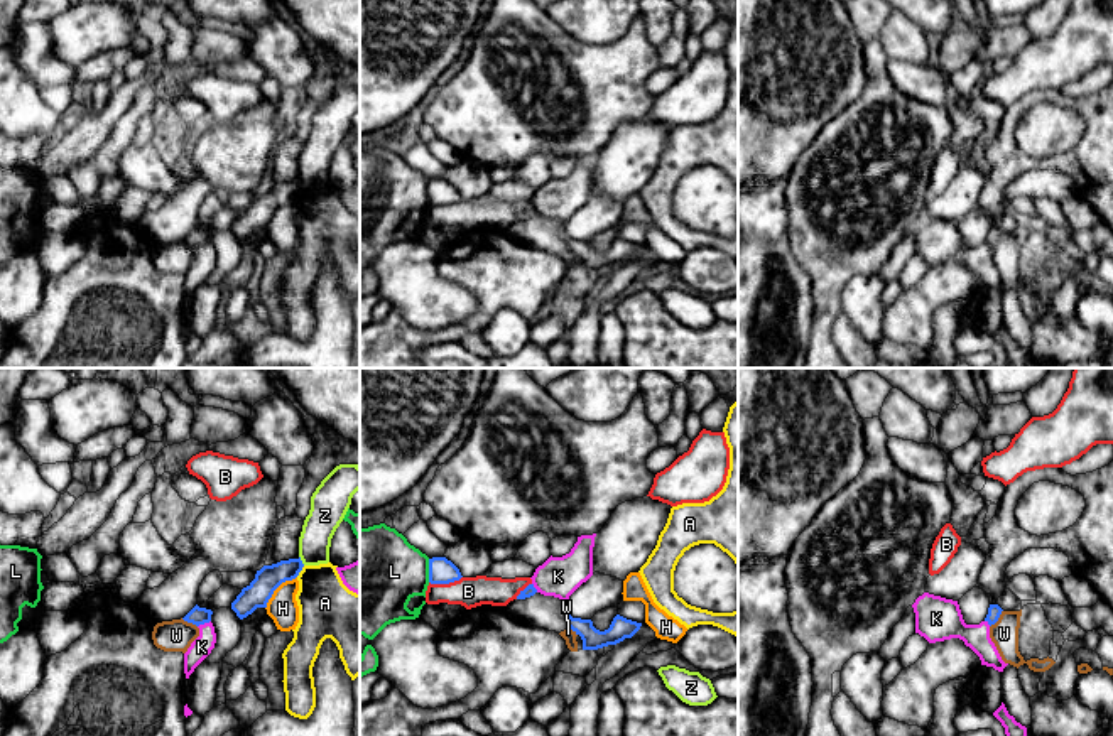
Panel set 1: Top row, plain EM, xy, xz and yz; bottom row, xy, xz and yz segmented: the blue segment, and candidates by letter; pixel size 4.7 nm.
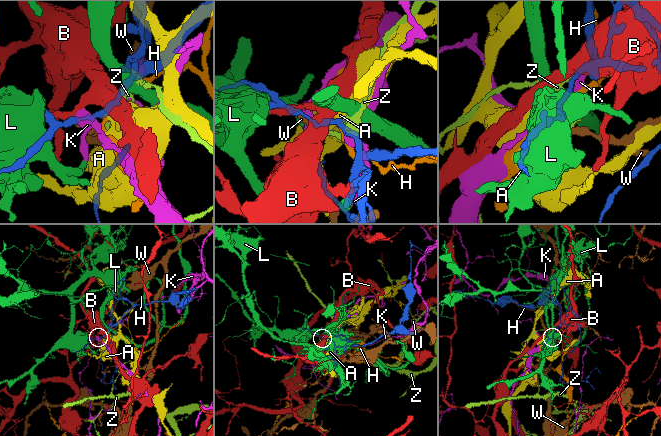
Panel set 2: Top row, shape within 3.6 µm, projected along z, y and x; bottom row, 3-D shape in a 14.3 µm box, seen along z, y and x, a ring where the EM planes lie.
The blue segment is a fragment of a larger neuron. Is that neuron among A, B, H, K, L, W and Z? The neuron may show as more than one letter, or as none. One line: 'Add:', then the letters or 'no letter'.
Add: no letter

